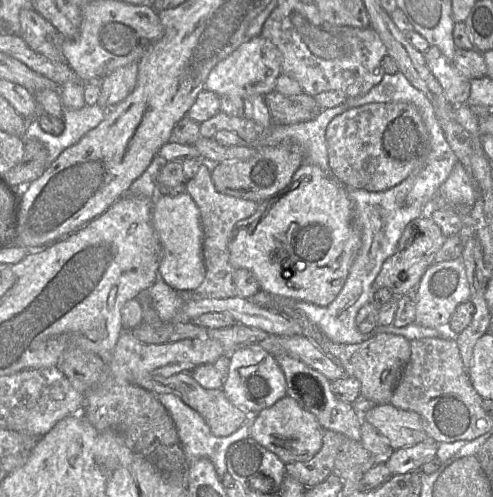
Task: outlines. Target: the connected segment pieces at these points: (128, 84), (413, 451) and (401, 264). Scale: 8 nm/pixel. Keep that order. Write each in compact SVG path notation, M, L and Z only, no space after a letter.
M139 62L122 66L100 81L101 93L96 103L104 110L110 110L124 100L135 88Z
M427 439L415 445L392 450L382 459L392 475L420 470L422 465L436 457L438 443Z
M429 214L409 222L398 242L395 253L387 258L374 281L374 291L388 288L394 295L403 295L417 287L422 276L431 265L431 258L442 247L447 237Z

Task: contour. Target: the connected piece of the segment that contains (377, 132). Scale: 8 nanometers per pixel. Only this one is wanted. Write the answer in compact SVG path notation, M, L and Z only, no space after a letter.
M409 102L370 103L337 115L326 129L329 166L337 181L347 188L380 192L395 187L416 168L423 167L430 153L430 135L416 106Z

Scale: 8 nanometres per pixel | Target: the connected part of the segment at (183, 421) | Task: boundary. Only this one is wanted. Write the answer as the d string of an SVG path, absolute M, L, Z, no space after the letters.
M170 393L159 394L157 397L175 423L188 464L191 465L201 458L207 458L214 464L218 476L222 478L227 473L227 451L234 443L250 437L250 428L256 414L249 414L248 420L233 434L226 437L217 437L212 434L205 419L197 411L183 402L181 398Z

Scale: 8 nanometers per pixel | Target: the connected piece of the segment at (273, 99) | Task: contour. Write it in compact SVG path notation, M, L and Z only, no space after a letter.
M276 90L264 96L274 125L293 125L315 119L322 111L314 97L305 92L285 96Z

